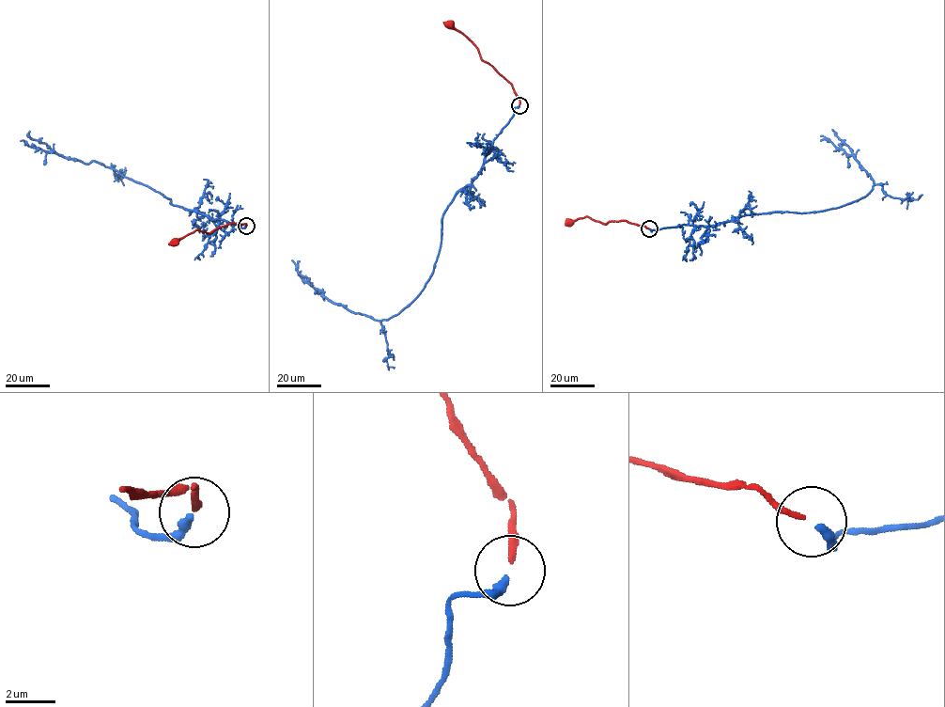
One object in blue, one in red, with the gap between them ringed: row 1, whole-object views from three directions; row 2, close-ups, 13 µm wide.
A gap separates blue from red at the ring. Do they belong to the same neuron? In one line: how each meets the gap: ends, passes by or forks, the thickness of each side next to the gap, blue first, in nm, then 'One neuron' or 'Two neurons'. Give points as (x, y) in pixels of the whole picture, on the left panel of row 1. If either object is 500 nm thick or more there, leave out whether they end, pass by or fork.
At the ring blue ends. At the ring red ends. Thickness 360 nm (blue) against 240 nm. One neuron

